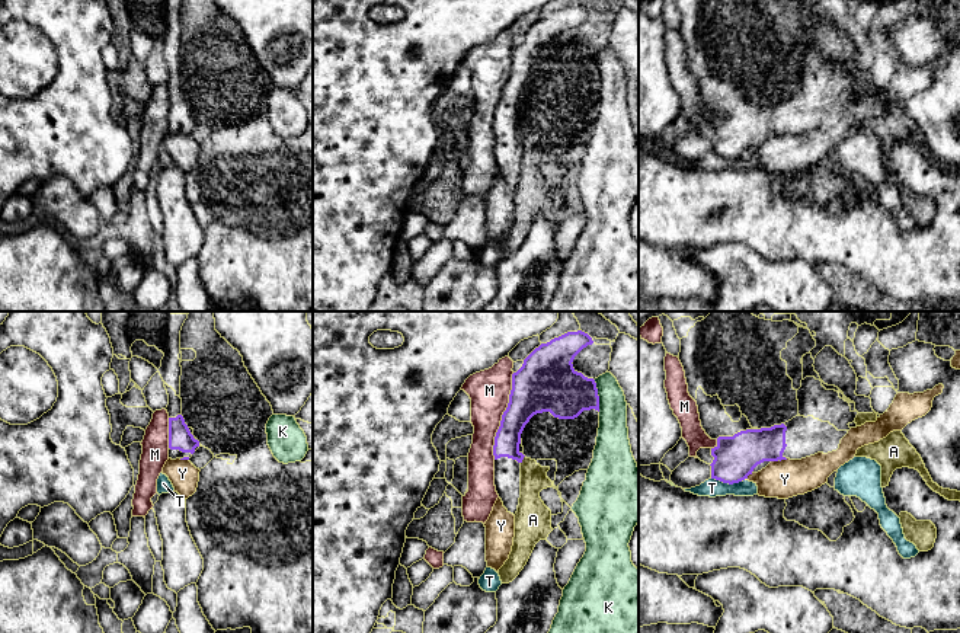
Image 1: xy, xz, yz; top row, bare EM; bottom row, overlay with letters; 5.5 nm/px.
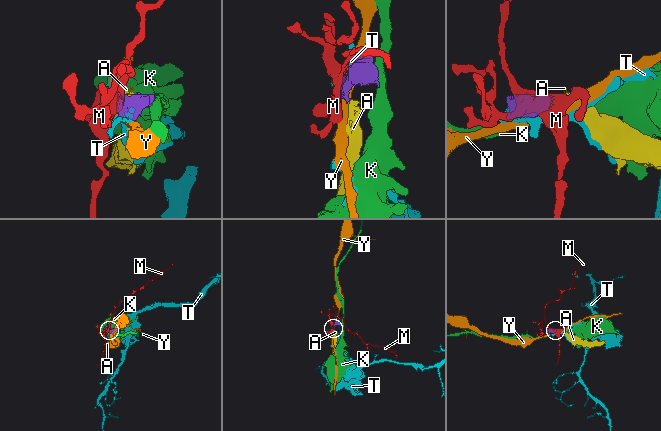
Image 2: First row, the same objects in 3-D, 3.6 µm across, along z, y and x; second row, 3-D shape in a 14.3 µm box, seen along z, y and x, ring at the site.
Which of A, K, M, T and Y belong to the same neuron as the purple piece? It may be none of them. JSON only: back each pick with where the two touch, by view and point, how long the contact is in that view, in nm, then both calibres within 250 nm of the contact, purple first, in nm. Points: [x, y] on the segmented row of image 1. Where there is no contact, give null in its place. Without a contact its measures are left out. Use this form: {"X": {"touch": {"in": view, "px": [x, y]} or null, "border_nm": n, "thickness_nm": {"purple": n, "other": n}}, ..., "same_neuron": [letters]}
{"A": {"touch": {"in": "xz", "px": [522, 459]}, "border_nm": 50, "thickness_nm": {"purple": 140, "other": 150}}, "same_neuron": ["A"]}

